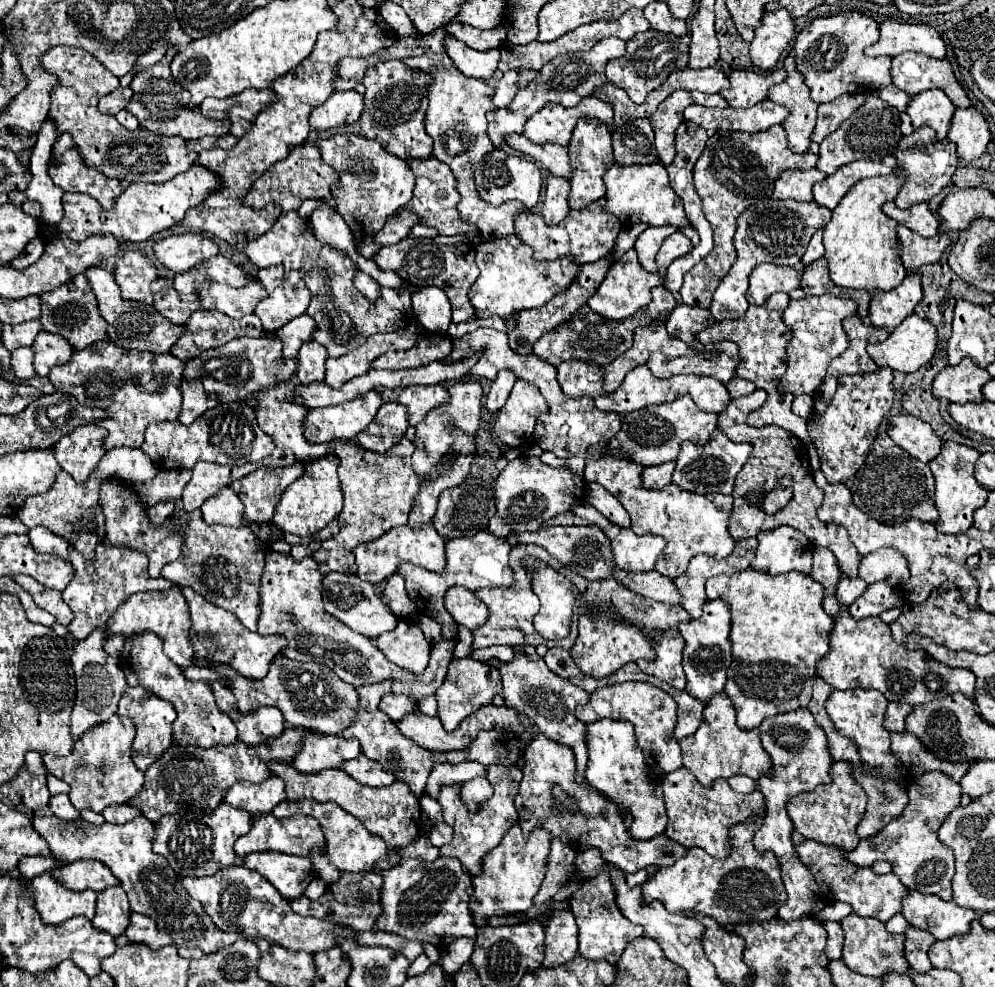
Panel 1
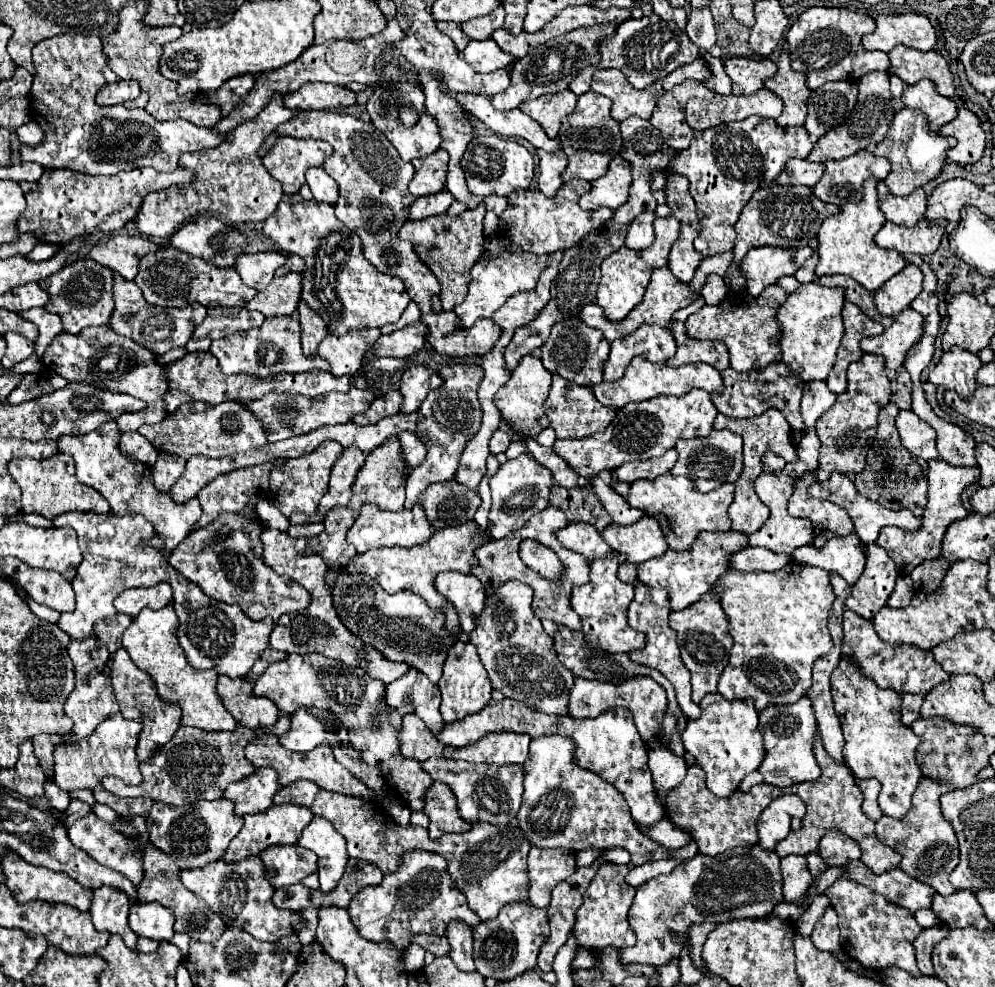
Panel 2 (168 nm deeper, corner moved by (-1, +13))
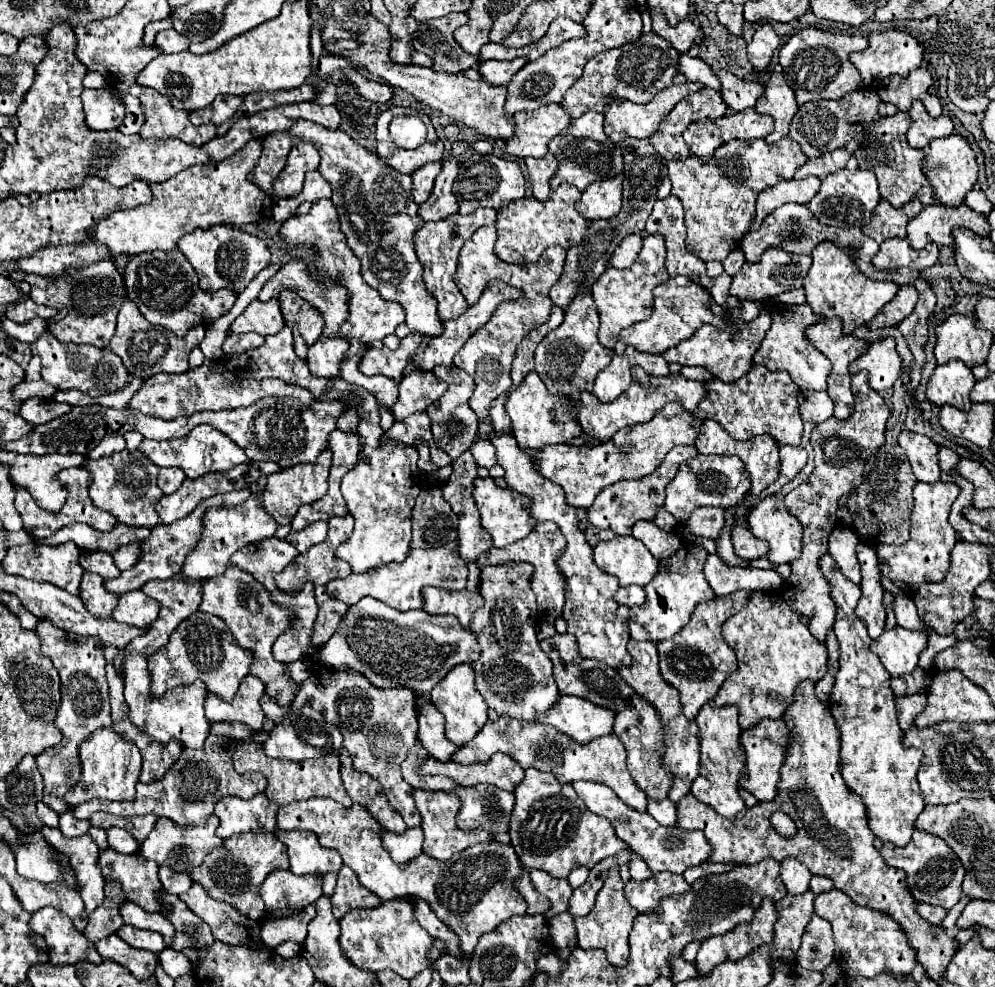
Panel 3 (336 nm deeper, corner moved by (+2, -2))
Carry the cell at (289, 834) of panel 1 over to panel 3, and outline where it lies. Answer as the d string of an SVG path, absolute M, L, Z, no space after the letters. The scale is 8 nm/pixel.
M240 833L226 839L224 847L214 849L200 867L192 871L192 879L208 889L208 893L218 899L234 905L246 917L258 921L264 915L264 901L260 899L260 883L274 869L288 869L288 853L284 843L276 839L274 833Z

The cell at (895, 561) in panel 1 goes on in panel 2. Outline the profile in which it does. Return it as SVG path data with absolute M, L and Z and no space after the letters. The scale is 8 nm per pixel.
M931 460L927 468L927 506L921 516L921 526L919 530L881 530L877 544L889 552L889 556L895 560L897 572L899 574L909 574L917 564L925 560L933 560L935 556L941 554L941 542L945 536L945 530L949 528L951 522L965 518L969 512L961 506L961 492L967 488L967 484L973 484L979 476L979 468L955 468L949 466L943 460Z

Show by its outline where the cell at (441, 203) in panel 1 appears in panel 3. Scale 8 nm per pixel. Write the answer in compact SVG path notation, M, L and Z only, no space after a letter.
M436 161L436 163L428 163L412 173L412 197L418 205L430 197L432 183L434 183L436 175L440 173L440 169L442 169L442 163Z

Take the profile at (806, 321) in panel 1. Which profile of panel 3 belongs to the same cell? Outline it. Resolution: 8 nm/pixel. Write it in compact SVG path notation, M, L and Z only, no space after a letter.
M808 303L802 305L774 305L770 309L774 313L772 327L768 329L766 337L760 343L760 349L754 353L754 363L764 365L770 371L786 369L796 385L804 391L826 391L826 381L832 373L832 361L812 347L812 343L806 337L806 329L818 321L822 321L820 315L814 315L814 311L808 307Z

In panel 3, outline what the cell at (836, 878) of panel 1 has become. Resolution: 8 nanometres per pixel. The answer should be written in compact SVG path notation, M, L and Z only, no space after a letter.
M918 903L916 911L920 911L920 917L922 917L924 921L932 923L932 925L938 925L938 923L944 919L944 915L946 915L946 911L944 911L942 907L928 905L928 903Z

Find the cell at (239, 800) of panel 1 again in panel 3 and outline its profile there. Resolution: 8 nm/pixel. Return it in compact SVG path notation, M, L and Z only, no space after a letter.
M262 793L250 801L238 797L222 797L214 805L214 813L220 819L220 827L216 835L228 839L244 831L264 831L264 833L274 831L276 811L278 805L270 803Z

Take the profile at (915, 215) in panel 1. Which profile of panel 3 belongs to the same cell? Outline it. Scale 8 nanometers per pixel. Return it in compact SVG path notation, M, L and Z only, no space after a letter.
M914 197L910 203L906 203L904 207L896 209L892 207L888 201L880 201L870 223L862 229L864 235L872 237L876 243L882 243L890 237L906 237L906 225L910 219L914 219L918 215L918 211L922 209L922 203L918 201L918 197Z

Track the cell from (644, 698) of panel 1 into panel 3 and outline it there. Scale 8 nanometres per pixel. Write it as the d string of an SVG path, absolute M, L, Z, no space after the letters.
M562 695L560 701L540 715L540 723L554 725L558 731L570 735L576 743L588 743L596 737L612 733L612 709L596 707L576 695Z

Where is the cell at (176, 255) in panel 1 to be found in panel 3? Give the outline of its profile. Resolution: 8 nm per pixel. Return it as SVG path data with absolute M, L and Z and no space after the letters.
M234 227L196 229L178 241L178 249L192 263L204 291L218 291L228 287L234 293L240 293L270 263L270 251L264 241Z

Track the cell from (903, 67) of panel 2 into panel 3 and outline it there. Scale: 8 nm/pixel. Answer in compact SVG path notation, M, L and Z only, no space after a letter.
M924 67L910 71L908 77L892 75L884 79L884 83L878 87L878 95L882 101L894 103L900 111L908 111L910 101L920 99L926 105L926 111L930 113L930 117L942 115L942 105L936 95L934 79L930 71Z

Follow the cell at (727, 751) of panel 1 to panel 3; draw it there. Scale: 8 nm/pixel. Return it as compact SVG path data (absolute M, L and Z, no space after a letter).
M708 703L696 715L696 723L700 727L700 775L694 779L690 791L698 801L714 807L714 811L722 817L734 819L736 813L744 809L740 785L746 771L744 749L740 743L742 727L738 723L738 707L716 707Z

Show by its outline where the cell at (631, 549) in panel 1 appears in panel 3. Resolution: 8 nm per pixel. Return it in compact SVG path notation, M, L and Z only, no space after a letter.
M618 535L610 541L598 543L594 547L594 561L602 571L616 575L622 587L644 587L658 573L658 559L632 535Z

